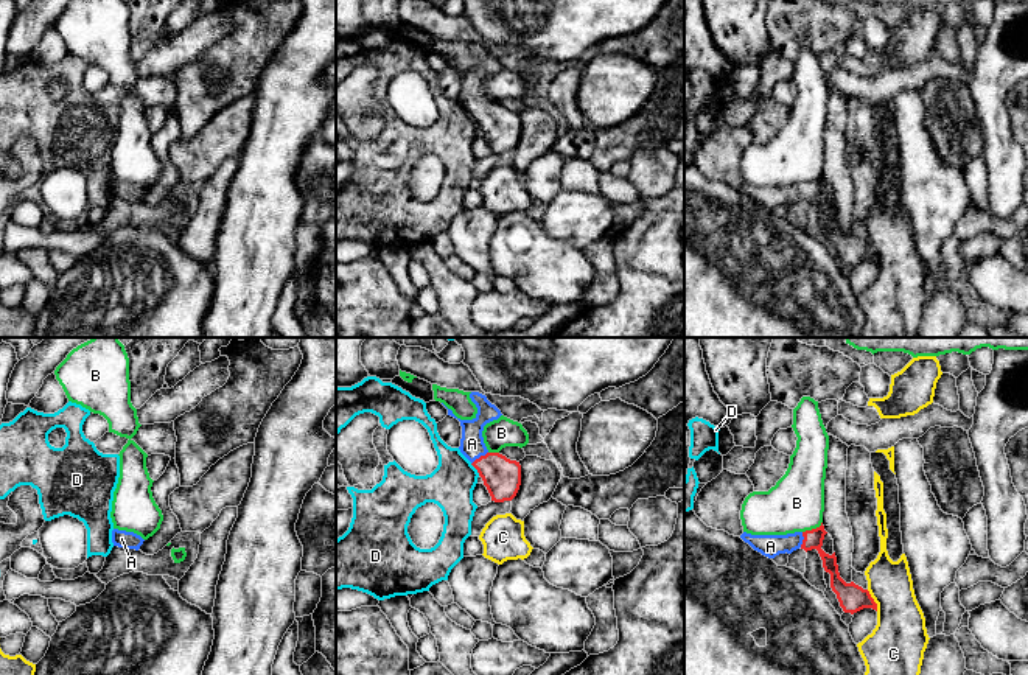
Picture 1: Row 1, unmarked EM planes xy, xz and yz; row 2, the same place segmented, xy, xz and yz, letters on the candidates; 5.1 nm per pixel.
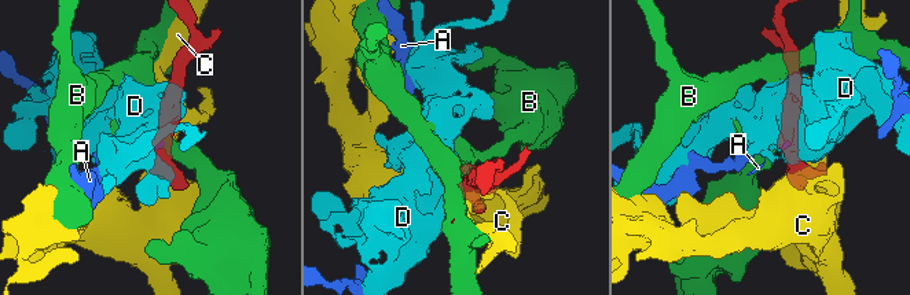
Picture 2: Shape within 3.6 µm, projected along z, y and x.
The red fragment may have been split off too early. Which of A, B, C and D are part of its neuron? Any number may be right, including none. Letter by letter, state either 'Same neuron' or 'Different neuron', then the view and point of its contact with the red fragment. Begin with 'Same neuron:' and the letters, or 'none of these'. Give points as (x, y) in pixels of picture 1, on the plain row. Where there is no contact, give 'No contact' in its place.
Same neuron: A
A: Same neuron. Touches red at xz (481, 108)
B: Different neuron. Touches red at yz (812, 181)
C: Different neuron. Touches red at yz (873, 252)
D: Different neuron. Touches red at xz (476, 120)

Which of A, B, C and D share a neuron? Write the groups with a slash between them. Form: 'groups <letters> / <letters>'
groups A / B / C / D

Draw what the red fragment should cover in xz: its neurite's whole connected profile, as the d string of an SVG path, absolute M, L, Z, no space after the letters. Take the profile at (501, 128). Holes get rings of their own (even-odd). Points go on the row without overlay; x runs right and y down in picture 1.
M471 44L470 50L476 56L477 65L473 72L457 70L462 78L459 101L477 121L491 152L512 152L521 137L521 117L499 104L490 104L482 89L484 78L502 65L479 44Z

